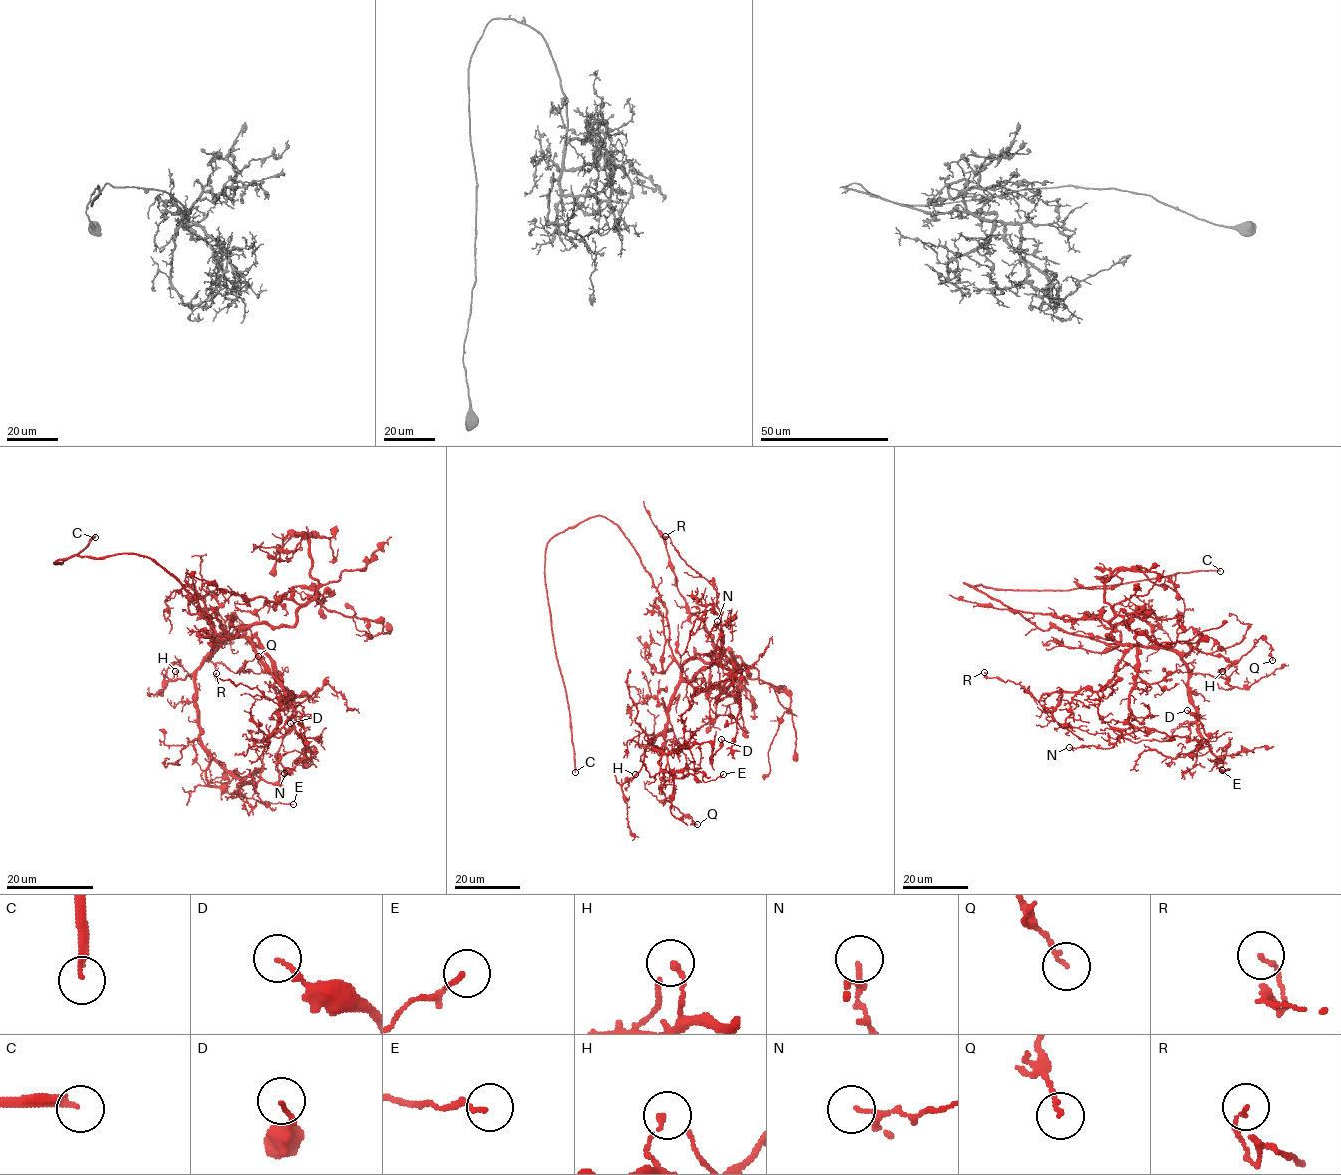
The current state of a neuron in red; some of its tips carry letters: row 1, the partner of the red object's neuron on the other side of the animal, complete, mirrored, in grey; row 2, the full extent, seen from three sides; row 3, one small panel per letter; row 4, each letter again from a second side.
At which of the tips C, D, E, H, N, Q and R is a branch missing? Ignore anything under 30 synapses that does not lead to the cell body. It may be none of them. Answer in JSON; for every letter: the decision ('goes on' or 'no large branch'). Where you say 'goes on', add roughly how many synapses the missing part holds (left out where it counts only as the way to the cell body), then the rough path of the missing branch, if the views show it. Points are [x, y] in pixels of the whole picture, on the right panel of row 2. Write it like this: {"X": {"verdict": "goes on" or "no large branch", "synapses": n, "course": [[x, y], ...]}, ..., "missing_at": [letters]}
{"C": {"verdict": "goes on"}, "D": {"verdict": "no large branch"}, "E": {"verdict": "no large branch"}, "H": {"verdict": "no large branch"}, "N": {"verdict": "no large branch"}, "Q": {"verdict": "no large branch"}, "R": {"verdict": "no large branch"}, "missing_at": ["C"]}

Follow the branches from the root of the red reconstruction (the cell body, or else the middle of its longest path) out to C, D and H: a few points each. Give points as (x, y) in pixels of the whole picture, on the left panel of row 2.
C: (197, 602), (150, 557), (136, 554), (72, 556), (54, 562), (74, 556), (95, 537)
D: (197, 602), (235, 637), (223, 637), (196, 672), (200, 744), (239, 779), (277, 783), (275, 755), (290, 723)
H: (197, 602), (235, 637), (223, 637), (183, 679), (175, 671)

